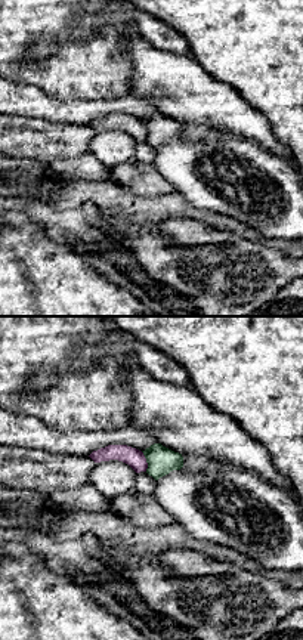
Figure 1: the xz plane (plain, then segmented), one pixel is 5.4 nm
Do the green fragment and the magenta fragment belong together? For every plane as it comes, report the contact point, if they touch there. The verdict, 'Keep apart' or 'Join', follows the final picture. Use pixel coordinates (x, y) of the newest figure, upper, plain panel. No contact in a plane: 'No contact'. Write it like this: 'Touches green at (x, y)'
Touches green at (147, 130)

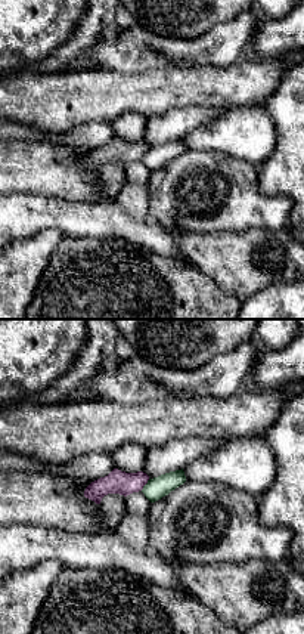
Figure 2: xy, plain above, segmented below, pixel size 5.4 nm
Touches green at (145, 154)

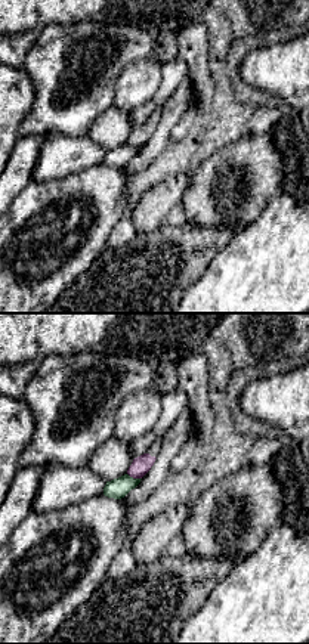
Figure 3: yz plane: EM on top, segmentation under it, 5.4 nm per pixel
Touches green at (135, 148)

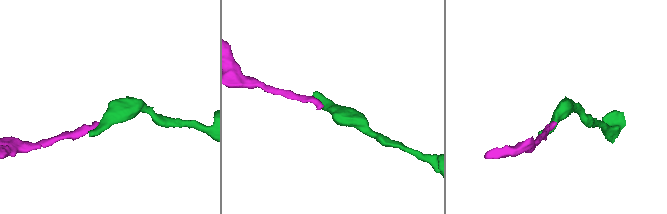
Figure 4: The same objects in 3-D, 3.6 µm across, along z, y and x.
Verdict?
Keep apart

